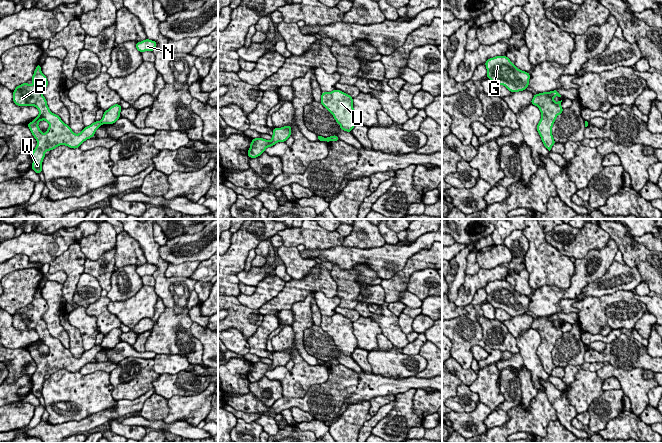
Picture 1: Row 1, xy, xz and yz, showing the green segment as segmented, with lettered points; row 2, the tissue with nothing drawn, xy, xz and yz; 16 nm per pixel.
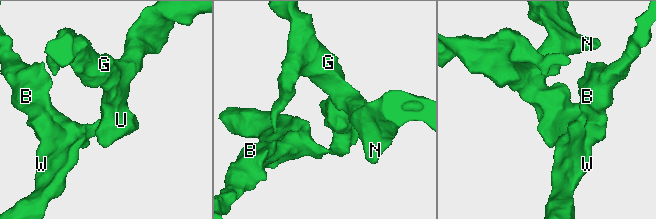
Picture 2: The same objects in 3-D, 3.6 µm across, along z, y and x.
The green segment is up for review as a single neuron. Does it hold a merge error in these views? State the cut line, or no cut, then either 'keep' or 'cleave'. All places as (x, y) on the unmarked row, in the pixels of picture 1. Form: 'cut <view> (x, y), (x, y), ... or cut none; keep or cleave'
cut xy (99, 345), (102, 347); cleave

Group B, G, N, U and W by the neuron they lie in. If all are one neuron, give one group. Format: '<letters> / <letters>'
B W / G N U

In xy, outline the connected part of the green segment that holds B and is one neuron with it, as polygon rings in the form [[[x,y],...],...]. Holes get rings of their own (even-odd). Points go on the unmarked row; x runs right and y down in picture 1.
[[[40,288],[34,294],[31,305],[33,306],[32,309],[25,306],[14,313],[13,326],[17,330],[35,330],[39,335],[39,339],[27,348],[37,365],[37,369],[32,375],[33,387],[31,393],[39,398],[42,396],[42,386],[46,380],[46,375],[51,375],[60,369],[73,373],[79,372],[84,365],[95,359],[96,354],[101,351],[102,347],[95,345],[91,349],[84,351],[79,358],[75,358],[69,349],[65,348],[58,339],[50,335],[42,318],[48,310],[48,305],[41,295]],[[41,344],[45,344],[49,348],[45,358],[38,351]]]

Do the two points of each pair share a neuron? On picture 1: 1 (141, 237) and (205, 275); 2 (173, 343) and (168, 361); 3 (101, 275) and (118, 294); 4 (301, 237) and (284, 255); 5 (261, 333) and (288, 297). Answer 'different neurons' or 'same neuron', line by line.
1: different neurons
2: different neurons
3: different neurons
4: different neurons
5: different neurons

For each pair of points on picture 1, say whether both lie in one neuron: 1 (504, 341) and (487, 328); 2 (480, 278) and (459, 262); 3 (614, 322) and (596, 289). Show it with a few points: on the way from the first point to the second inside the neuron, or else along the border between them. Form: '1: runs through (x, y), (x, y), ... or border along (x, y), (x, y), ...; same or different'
1: runs through (500, 338), (491, 330); same
2: border along (465, 274), (465, 280), (456, 296); different
3: border along (623, 290), (617, 290), (608, 295), (585, 297); different

